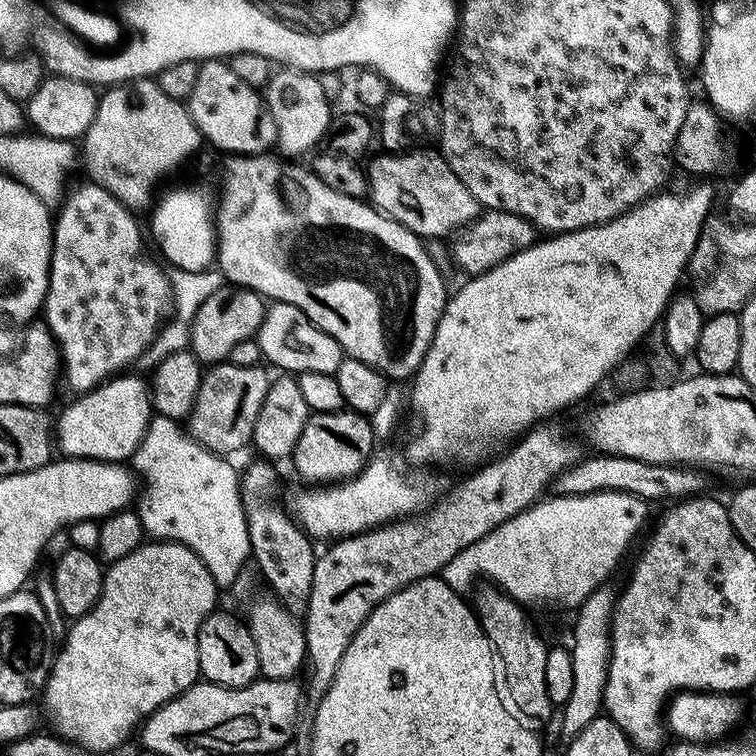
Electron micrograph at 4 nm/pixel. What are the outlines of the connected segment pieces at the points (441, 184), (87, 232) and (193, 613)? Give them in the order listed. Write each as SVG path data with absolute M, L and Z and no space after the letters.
M413 150L395 154L383 154L376 161L373 159L368 167L367 199L372 207L377 208L384 216L389 216L394 222L406 226L418 237L428 236L451 237L453 233L471 224L482 211L482 205L476 201L474 194L462 186L462 178L454 172L450 162L439 151Z
M87 182L80 184L76 189L69 191L63 197L59 205L60 213L57 211L52 225L52 261L50 262L50 274L48 275L48 293L44 299L42 309L43 323L47 324L49 333L58 349L58 360L62 365L62 376L68 383L68 388L72 394L83 394L89 392L92 388L97 388L105 380L117 375L127 366L131 360L140 360L146 351L156 339L166 317L170 312L170 305L173 303L172 286L169 273L164 273L154 261L148 256L140 256L140 224L136 221L137 213L131 208L127 208L110 190L106 190L101 184Z
M145 542L134 550L134 554L126 554L118 562L107 565L104 573L104 585L100 591L98 602L85 616L77 616L71 621L72 629L60 648L60 653L55 653L51 661L48 678L44 682L42 697L44 708L48 711L48 720L52 723L51 731L62 740L69 741L84 749L85 753L112 752L119 744L124 744L128 739L133 739L134 733L143 725L148 717L153 716L166 702L180 696L191 684L201 679L200 659L198 658L198 634L206 617L217 607L216 595L218 589L210 571L200 560L198 554L192 552L187 546L165 542Z

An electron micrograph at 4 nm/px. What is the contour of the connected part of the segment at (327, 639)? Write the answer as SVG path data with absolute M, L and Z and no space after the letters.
M548 422L529 428L512 446L505 456L466 477L444 501L441 499L423 514L337 539L317 555L308 611L302 616L308 651L308 685L303 685L302 696L309 705L322 702L346 646L383 600L414 582L440 574L460 550L539 501L549 491L552 480L582 456L579 446L560 436Z

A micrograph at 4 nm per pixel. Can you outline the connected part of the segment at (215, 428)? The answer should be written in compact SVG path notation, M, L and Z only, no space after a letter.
M232 363L213 364L201 375L196 401L186 421L189 436L219 454L231 454L252 444L254 422L258 422L258 410L262 410L270 383L267 367Z

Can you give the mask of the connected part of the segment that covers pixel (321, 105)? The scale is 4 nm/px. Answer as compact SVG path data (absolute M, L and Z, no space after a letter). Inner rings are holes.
M279 69L264 89L264 97L279 130L277 149L285 157L296 158L306 150L313 151L323 141L331 124L332 104L317 75L299 69Z

